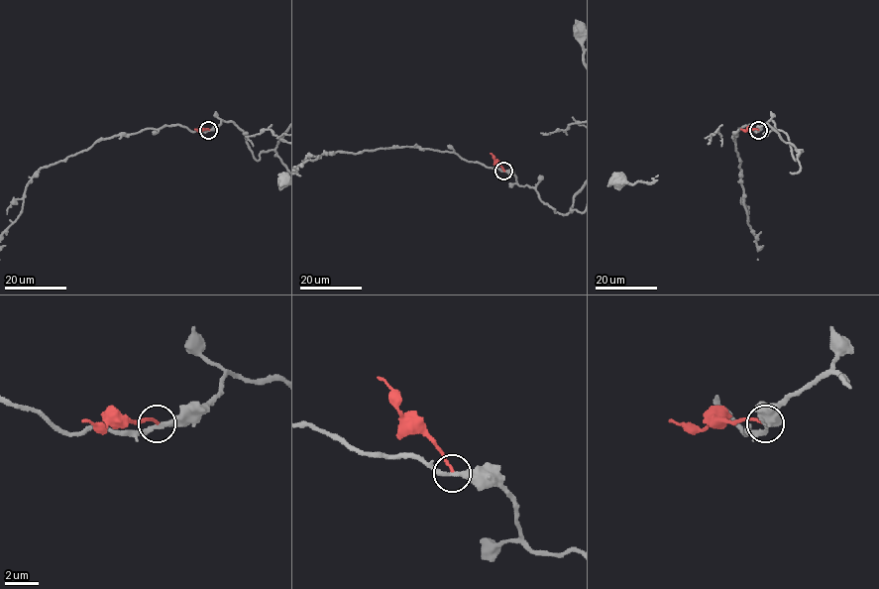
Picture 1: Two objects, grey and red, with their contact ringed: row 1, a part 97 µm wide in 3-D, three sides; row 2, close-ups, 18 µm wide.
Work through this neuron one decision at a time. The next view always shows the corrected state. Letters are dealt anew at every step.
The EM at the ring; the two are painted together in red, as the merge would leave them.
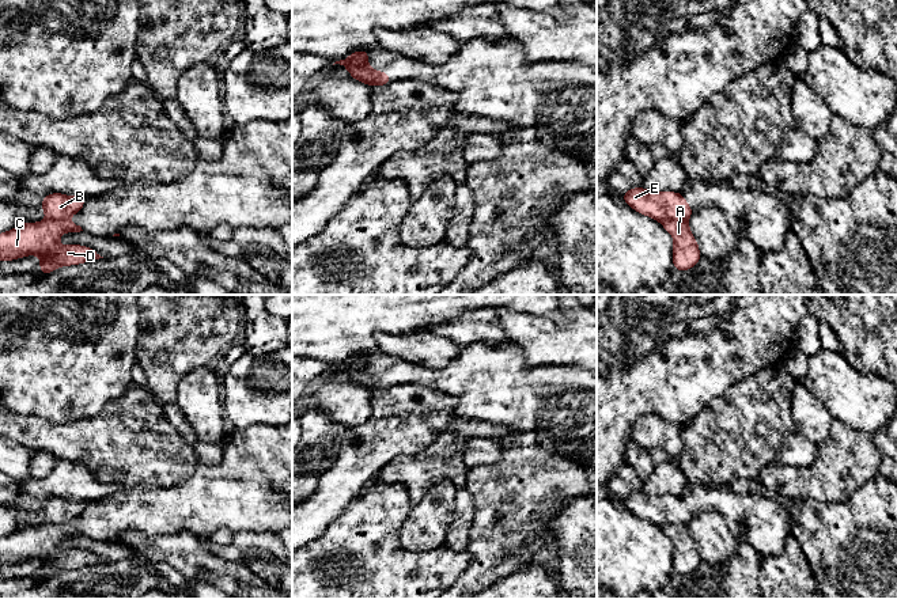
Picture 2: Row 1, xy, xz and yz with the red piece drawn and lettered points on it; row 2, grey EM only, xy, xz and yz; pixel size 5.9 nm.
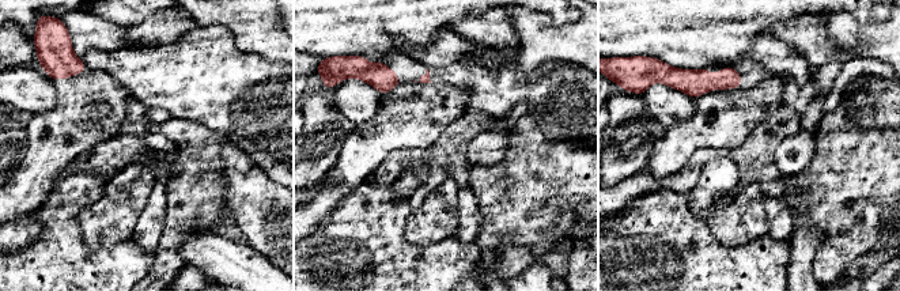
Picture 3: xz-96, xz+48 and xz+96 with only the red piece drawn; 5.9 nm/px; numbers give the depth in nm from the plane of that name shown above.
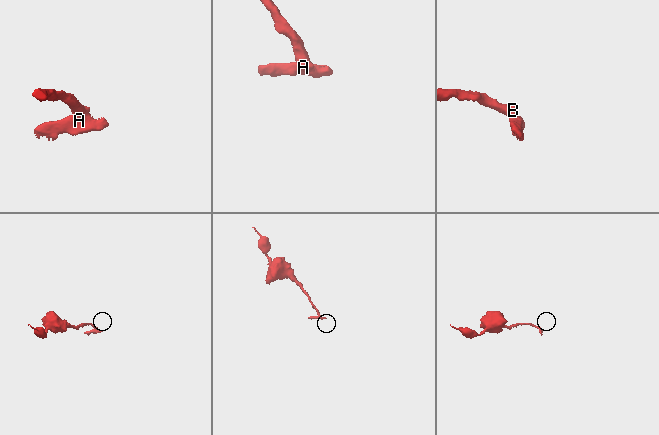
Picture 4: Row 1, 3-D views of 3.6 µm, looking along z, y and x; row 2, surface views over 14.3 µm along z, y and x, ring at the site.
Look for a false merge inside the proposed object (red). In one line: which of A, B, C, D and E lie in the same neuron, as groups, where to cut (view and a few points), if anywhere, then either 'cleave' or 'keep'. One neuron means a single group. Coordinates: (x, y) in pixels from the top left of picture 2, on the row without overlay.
A C D / B E; cut in xz along (347, 361), (364, 364), (360, 385); cleave

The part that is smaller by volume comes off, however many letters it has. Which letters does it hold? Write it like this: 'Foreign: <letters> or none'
Foreign: A, C, D

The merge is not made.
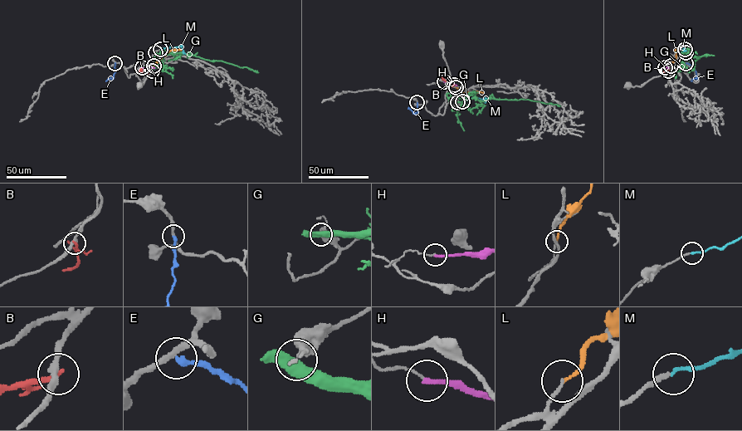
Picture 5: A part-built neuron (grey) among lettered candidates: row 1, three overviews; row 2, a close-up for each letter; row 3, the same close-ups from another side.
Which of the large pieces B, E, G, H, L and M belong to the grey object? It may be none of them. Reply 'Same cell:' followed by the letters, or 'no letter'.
Same cell: M

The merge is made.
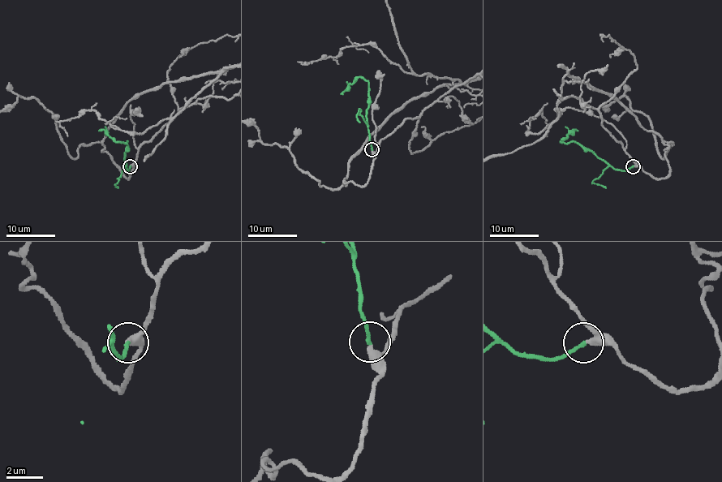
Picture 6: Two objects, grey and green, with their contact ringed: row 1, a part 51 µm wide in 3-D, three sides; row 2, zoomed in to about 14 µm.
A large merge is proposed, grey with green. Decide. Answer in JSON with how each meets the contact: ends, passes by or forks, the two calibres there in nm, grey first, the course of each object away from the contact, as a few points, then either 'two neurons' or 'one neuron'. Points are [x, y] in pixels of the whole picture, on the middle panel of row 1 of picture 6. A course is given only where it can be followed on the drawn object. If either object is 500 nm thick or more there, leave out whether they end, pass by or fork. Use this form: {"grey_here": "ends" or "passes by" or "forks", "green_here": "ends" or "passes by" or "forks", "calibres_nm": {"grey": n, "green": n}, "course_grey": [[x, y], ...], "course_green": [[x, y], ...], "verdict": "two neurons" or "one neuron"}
{"grey_here": "passes by", "green_here": "ends", "calibres_nm": {"grey": 280, "green": 200}, "course_grey": [[372, 150], [368, 182], [344, 184], [348, 162], [393, 114], [460, 82], [410, 68]], "course_green": [[372, 148], [366, 109], [368, 107], [368, 83], [358, 77], [341, 94]], "verdict": "one neuron"}

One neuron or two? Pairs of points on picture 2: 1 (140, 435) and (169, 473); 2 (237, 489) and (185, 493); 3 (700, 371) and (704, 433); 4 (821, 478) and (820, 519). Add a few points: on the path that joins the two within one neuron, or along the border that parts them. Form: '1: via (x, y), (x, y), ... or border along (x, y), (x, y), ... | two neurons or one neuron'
1: via (140, 444), (159, 463) | one neuron
2: via (224, 493), (197, 493) | one neuron
3: border along (727, 389), (720, 395), (712, 398), (682, 427) | two neurons
4: border along (851, 496), (836, 503), (809, 499), (791, 501) | two neurons

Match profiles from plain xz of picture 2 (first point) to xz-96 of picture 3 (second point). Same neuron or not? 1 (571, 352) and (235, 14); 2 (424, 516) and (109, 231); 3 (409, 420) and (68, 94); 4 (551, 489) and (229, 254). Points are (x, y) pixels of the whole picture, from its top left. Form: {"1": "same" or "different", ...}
{"1": "same", "2": "same", "3": "same", "4": "different"}

